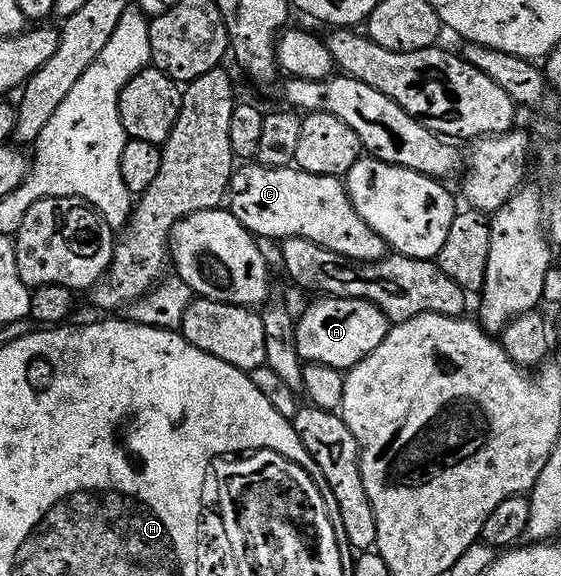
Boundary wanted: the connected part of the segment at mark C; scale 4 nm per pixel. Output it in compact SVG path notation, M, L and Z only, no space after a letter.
M246 163L233 172L226 205L238 223L257 238L301 237L352 261L381 260L386 253L385 241L361 219L348 198L347 188L338 182L336 177L310 175L291 166L271 168Z

